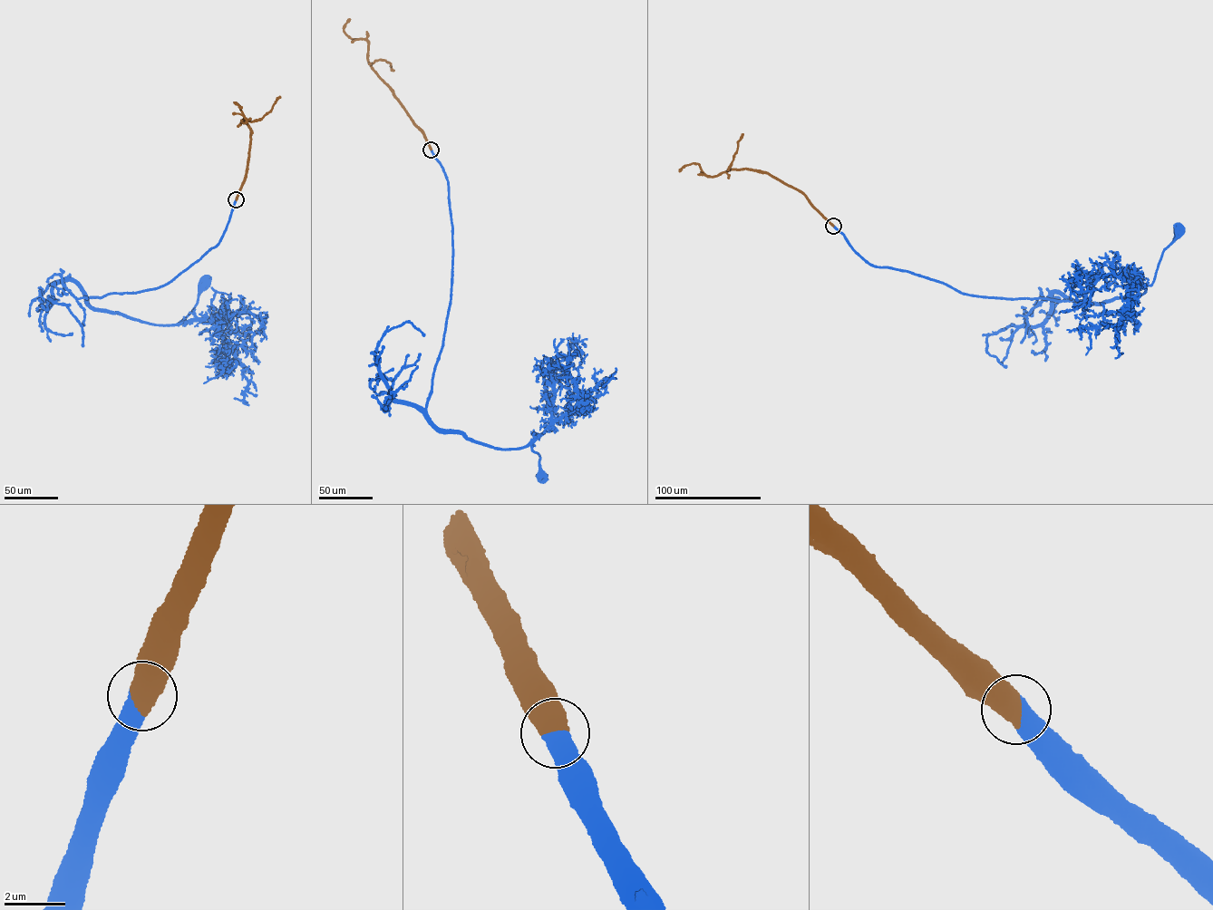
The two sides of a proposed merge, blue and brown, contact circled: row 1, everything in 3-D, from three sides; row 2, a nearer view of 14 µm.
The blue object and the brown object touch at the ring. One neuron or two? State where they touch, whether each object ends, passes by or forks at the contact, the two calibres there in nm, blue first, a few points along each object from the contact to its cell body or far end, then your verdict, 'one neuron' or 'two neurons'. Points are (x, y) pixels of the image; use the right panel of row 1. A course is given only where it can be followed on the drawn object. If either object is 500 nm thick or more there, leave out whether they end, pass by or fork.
at (833, 226); 600 nm thick on the blue side, 650 nm on the other; blue runs (833, 226), (870, 265), (927, 277), (961, 293), (1096, 304), (1146, 292), (1164, 249), (1174, 240), (1179, 229); brown runs (833, 226), (804, 195), (767, 173), (746, 169), (728, 169), (712, 177), (693, 163), (684, 165), (679, 171); one neuron

